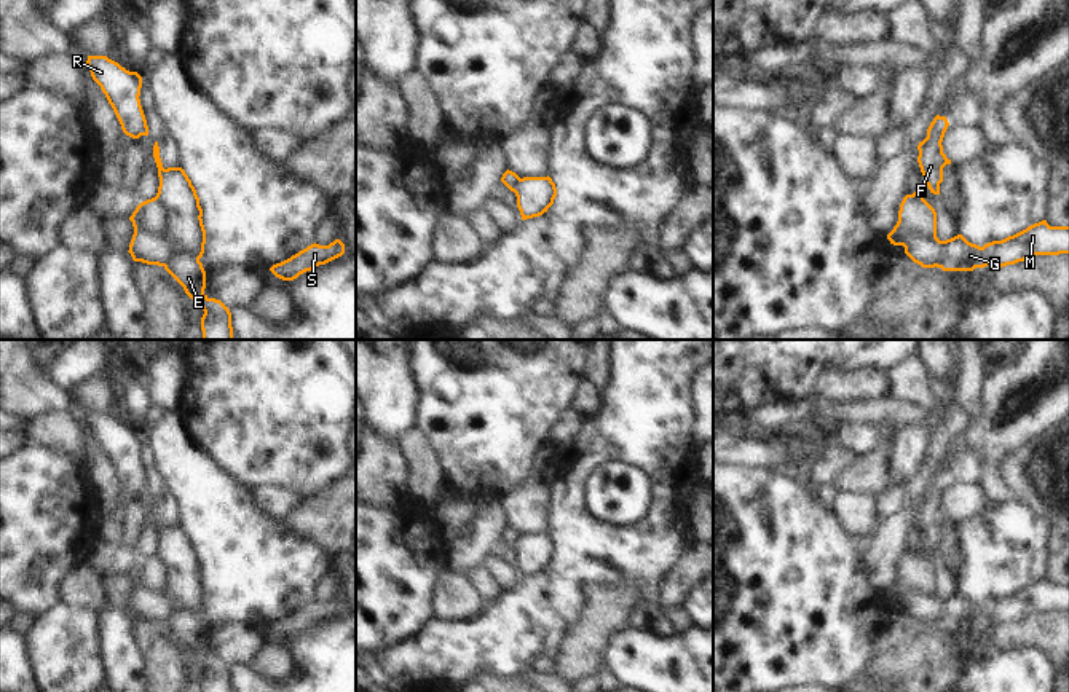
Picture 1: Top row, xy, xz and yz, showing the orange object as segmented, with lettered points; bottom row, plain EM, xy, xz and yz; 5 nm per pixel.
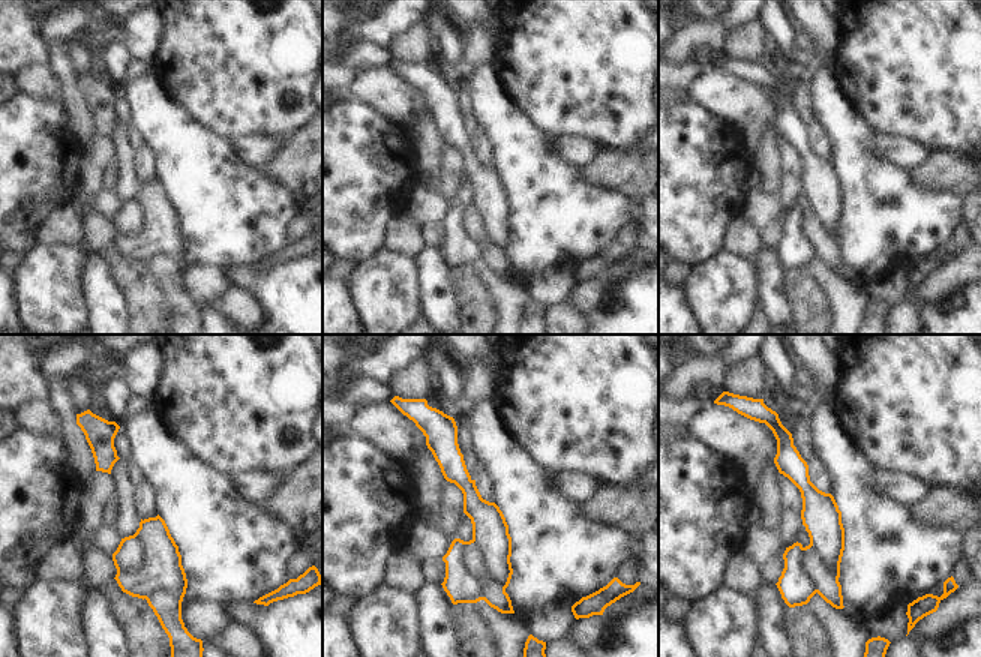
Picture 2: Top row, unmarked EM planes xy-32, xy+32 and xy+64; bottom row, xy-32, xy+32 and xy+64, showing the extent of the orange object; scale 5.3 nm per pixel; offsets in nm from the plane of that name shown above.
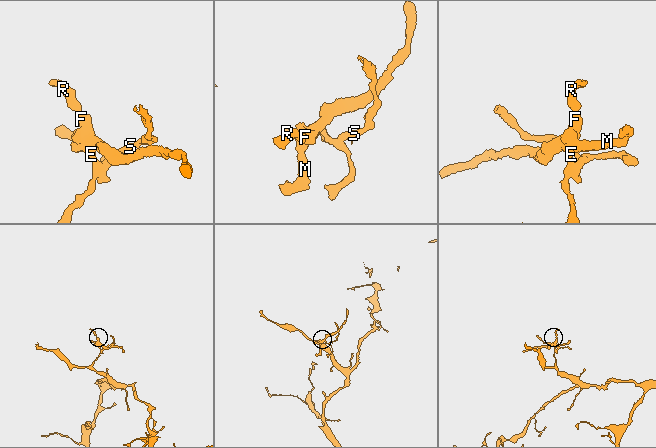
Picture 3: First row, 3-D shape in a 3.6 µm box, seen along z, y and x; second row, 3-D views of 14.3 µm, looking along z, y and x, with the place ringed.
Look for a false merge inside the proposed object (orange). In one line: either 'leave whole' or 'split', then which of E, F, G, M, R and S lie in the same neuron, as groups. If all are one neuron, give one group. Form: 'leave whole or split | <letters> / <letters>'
split | E S / F G M R

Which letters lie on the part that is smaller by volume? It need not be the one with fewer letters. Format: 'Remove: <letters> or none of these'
Remove: F, G, M, R

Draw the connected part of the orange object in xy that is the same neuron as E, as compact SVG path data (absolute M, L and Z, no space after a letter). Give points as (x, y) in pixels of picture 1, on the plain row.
M172 609L164 627L183 644L185 651L203 665L203 692L233 692L230 666L220 657L209 655L204 651L206 628L199 615L188 609Z

